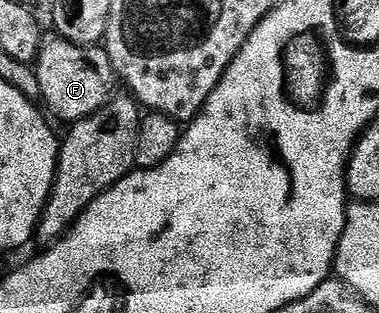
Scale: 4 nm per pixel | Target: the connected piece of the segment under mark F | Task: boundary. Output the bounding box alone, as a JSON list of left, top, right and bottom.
[32,36,116,124]

